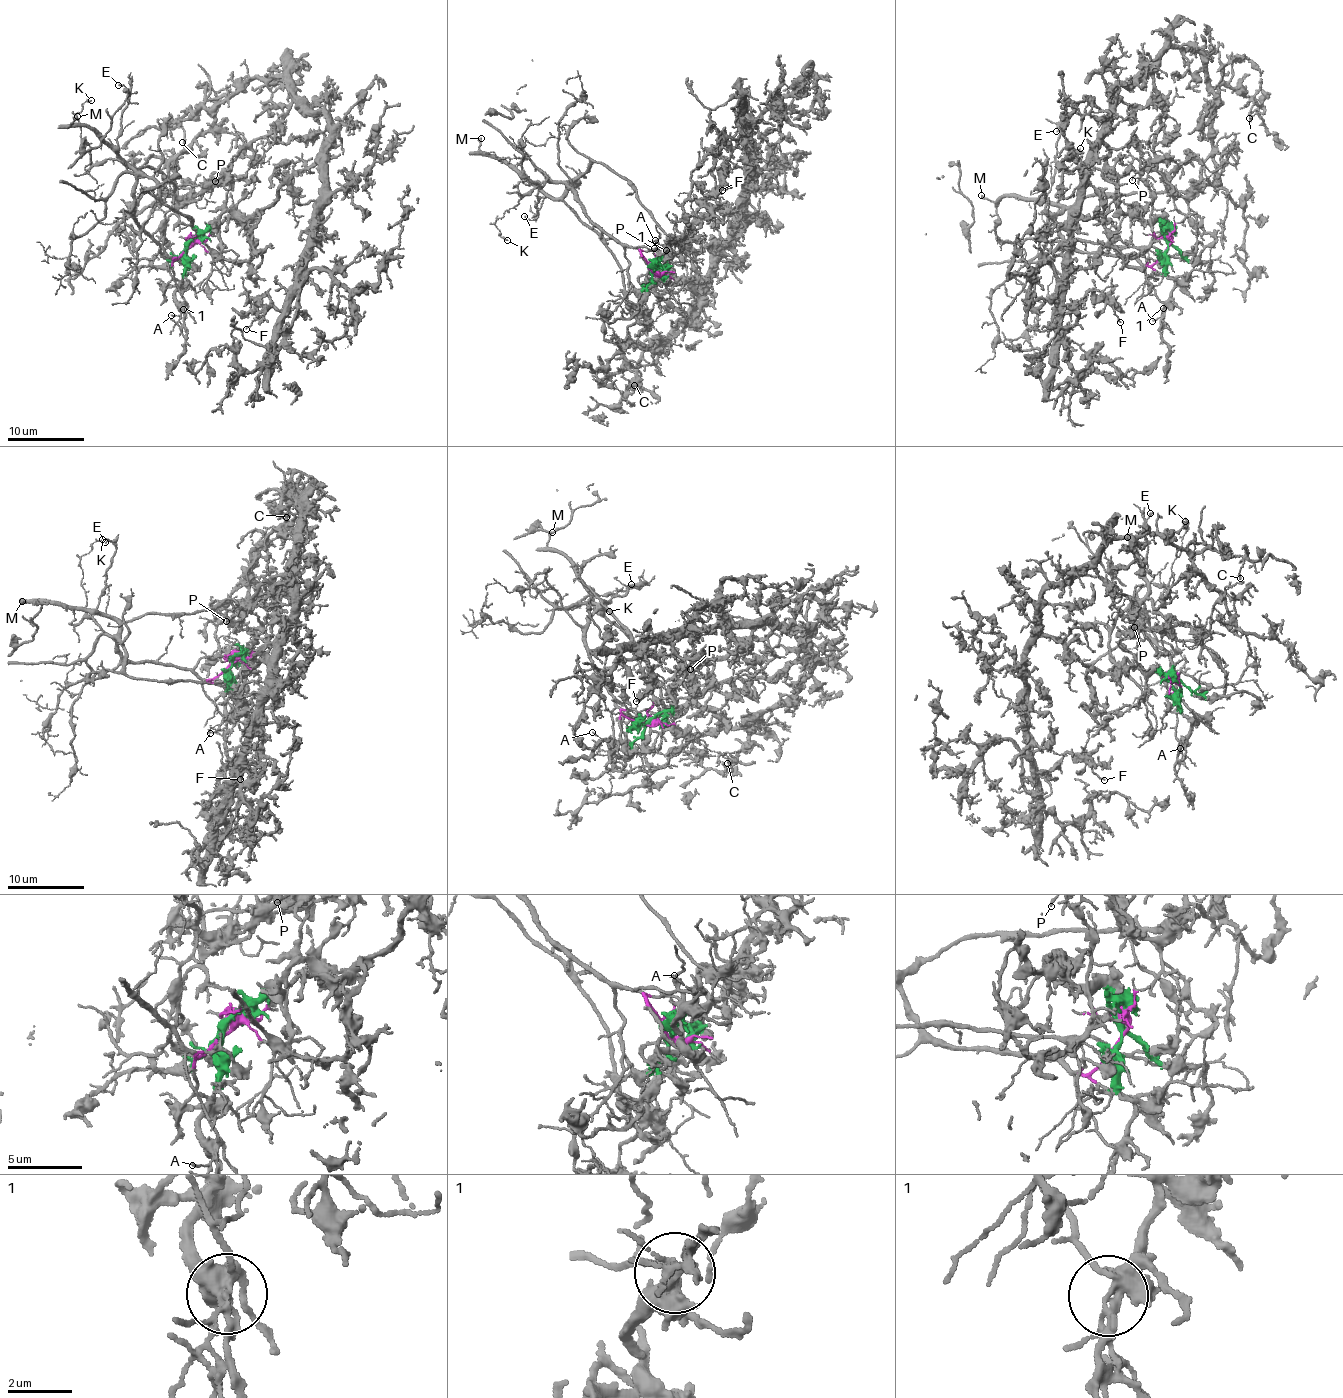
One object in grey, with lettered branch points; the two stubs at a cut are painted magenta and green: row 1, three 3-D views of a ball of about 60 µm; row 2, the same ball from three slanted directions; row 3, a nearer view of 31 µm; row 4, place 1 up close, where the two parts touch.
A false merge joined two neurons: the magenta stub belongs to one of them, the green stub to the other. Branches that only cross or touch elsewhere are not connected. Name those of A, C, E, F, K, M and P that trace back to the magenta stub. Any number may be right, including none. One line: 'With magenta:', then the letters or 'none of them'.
With magenta: A, E, K, M

